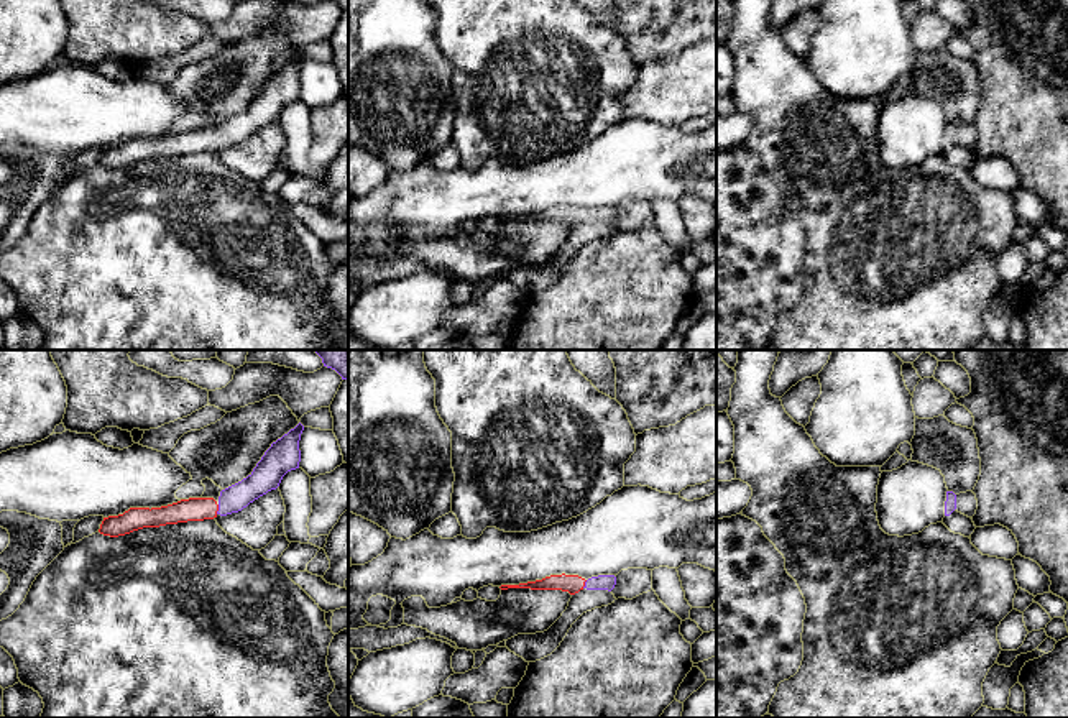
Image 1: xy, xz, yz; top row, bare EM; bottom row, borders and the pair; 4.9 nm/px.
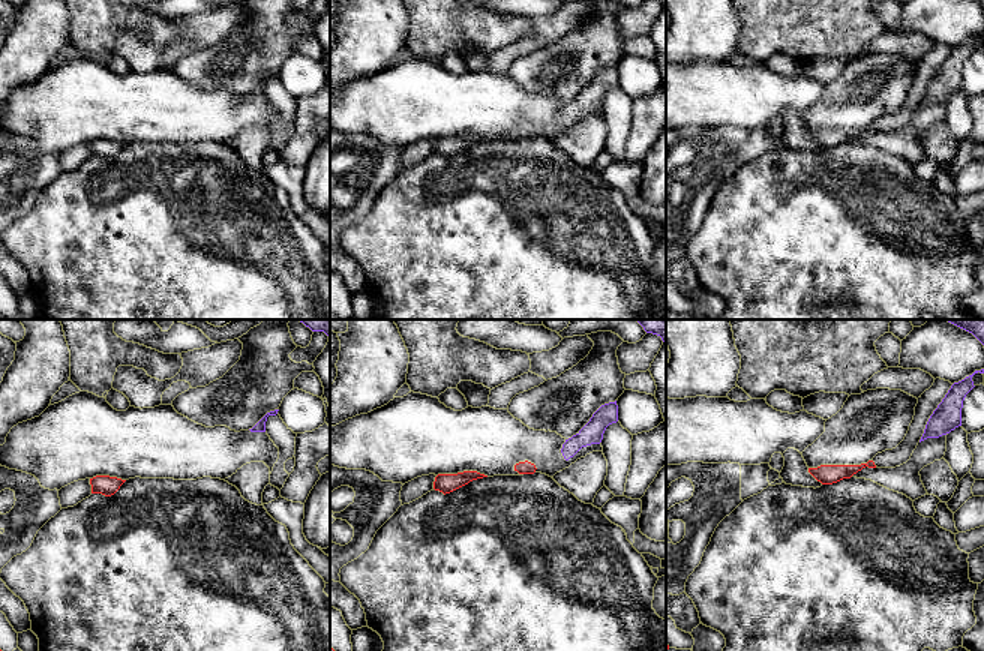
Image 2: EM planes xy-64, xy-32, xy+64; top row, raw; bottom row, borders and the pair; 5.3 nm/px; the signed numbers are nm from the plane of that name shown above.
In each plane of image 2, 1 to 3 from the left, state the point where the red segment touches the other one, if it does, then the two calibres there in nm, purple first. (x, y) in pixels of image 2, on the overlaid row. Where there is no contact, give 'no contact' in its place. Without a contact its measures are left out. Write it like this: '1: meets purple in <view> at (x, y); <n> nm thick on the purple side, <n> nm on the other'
1: no contact
2: no contact
3: no contact

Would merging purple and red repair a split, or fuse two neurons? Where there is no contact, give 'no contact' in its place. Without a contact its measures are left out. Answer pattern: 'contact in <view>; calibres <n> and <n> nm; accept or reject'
contact in xy; calibres 130 and 110 nm; accept

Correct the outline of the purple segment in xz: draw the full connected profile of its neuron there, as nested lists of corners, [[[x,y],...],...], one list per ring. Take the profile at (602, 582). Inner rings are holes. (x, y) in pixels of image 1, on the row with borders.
[[[550,575],[542,580],[519,583],[519,585],[501,585],[501,590],[508,588],[531,588],[531,590],[562,590],[569,591],[570,595],[578,593],[580,590],[608,590],[611,591],[616,585],[615,575],[598,575],[588,580],[578,575]]]

